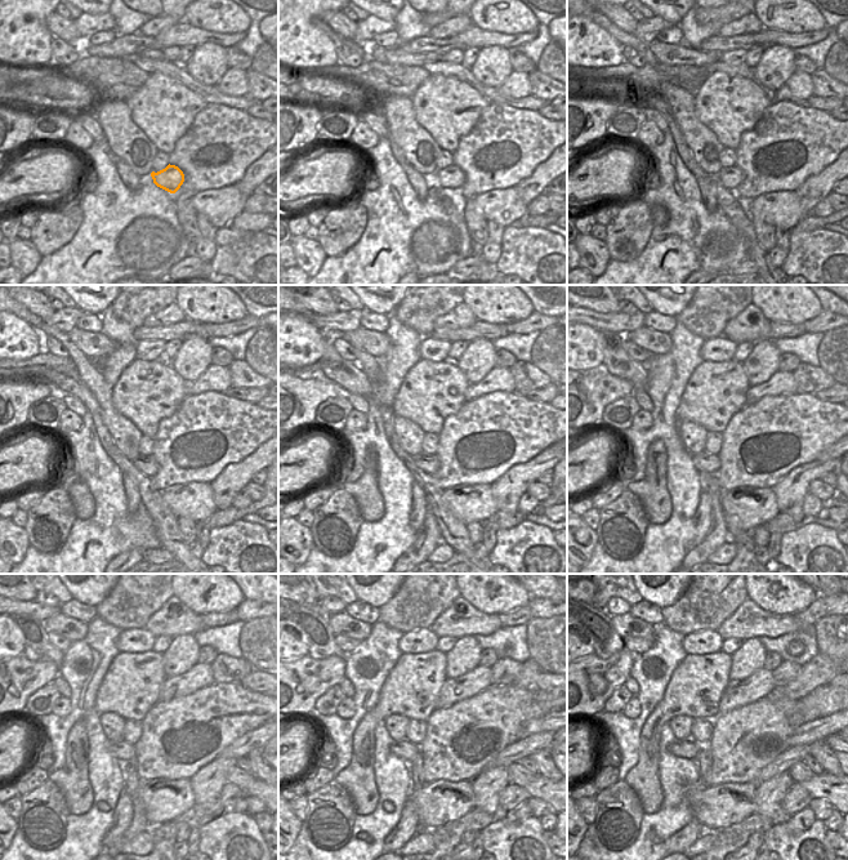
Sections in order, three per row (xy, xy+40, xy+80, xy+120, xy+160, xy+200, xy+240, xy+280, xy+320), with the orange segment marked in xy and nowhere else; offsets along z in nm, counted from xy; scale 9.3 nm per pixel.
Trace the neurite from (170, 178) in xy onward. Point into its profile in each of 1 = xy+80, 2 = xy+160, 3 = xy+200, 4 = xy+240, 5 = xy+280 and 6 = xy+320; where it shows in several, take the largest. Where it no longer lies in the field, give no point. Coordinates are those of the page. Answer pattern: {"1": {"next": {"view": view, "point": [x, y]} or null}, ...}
{"1": {"next": {"view": "xy+80", "point": [728, 177]}}, "2": {"next": {"view": "xy+160", "point": [427, 463]}}, "3": {"next": {"view": "xy+200", "point": [704, 462]}}, "4": {"next": {"view": "xy+240", "point": [123, 751]}}, "5": {"next": {"view": "xy+280", "point": [406, 751]}}, "6": {"next": {"view": "xy+320", "point": [691, 749]}}}

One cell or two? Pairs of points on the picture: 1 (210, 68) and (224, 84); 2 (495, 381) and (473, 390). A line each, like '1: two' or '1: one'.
1: two
2: one

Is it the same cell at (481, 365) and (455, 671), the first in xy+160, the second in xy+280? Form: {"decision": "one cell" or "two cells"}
{"decision": "one cell"}

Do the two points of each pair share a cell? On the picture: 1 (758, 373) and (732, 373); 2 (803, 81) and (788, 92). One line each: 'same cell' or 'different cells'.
1: different cells
2: same cell

